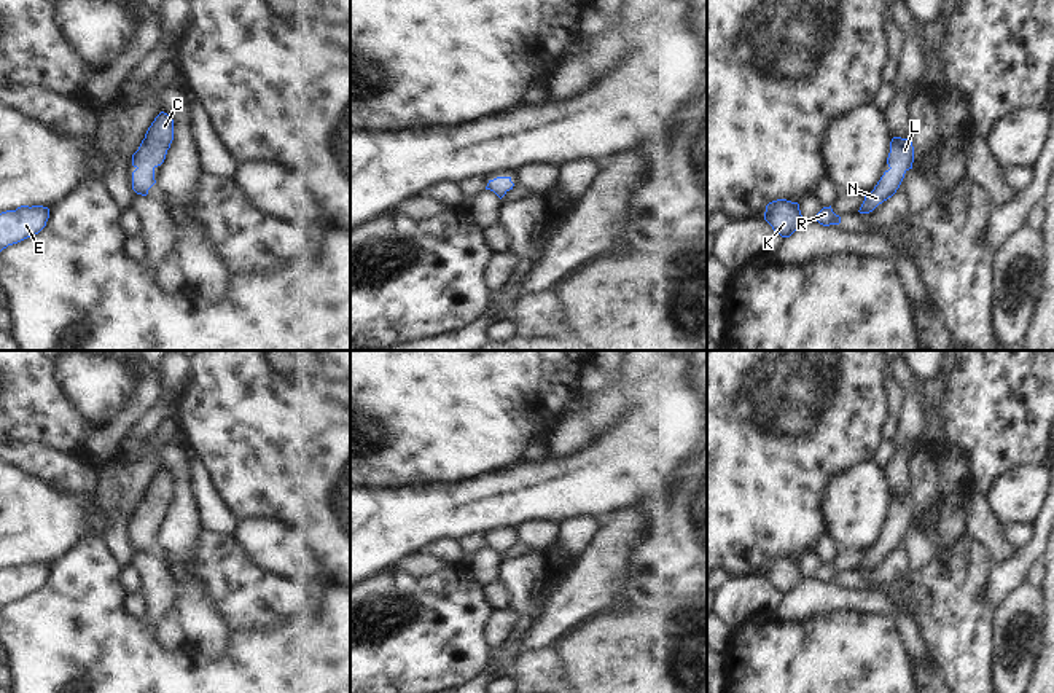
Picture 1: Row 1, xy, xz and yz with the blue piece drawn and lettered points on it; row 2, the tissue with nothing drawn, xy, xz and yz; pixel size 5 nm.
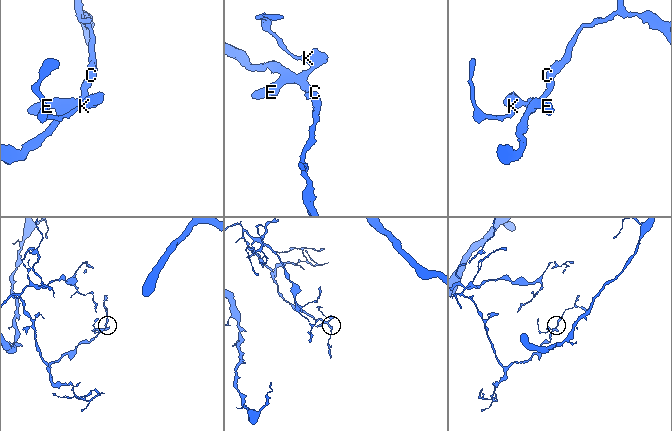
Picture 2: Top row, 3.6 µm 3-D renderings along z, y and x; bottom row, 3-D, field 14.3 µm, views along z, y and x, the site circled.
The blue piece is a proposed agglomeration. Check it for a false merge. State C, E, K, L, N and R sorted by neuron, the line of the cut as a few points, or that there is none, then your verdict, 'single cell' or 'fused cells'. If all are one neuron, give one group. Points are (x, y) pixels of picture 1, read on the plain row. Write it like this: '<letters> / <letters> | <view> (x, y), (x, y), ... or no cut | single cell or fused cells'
C E K L N R | no cut | single cell

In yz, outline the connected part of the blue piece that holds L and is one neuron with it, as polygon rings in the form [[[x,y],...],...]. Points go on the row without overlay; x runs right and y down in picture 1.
[[[893,494],[887,515],[888,527],[884,529],[874,546],[865,553],[860,570],[872,569],[879,561],[892,554],[900,545],[904,531],[912,526],[914,503],[909,495]]]

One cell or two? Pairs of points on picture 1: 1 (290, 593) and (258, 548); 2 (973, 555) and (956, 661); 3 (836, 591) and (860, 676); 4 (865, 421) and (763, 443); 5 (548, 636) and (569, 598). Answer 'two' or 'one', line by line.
1: two
2: one
3: two
4: one
5: one

